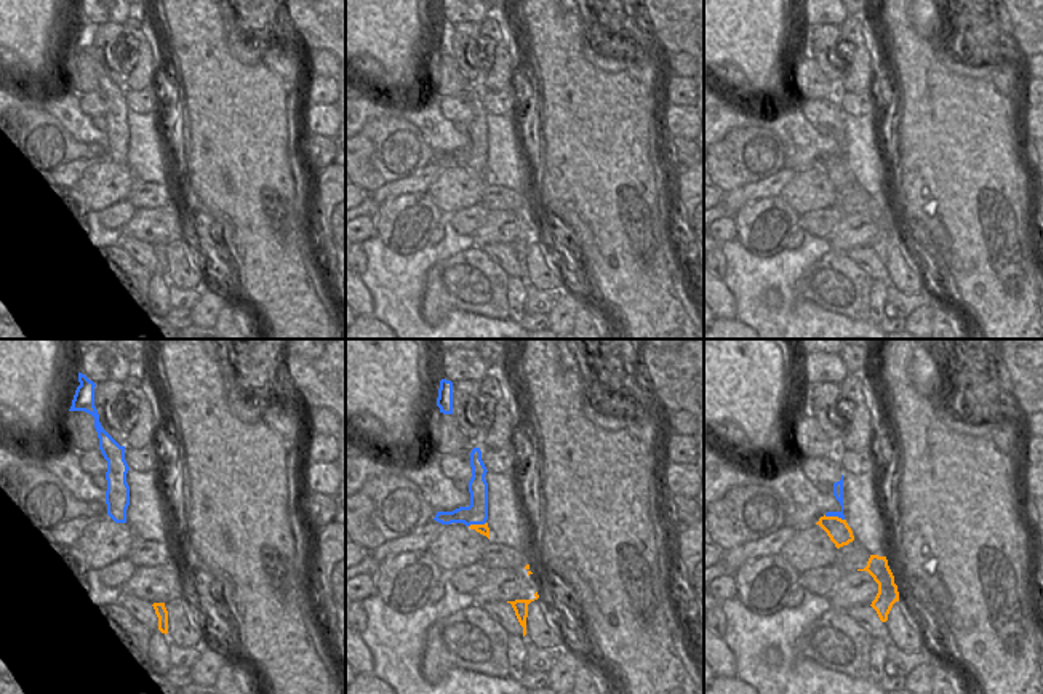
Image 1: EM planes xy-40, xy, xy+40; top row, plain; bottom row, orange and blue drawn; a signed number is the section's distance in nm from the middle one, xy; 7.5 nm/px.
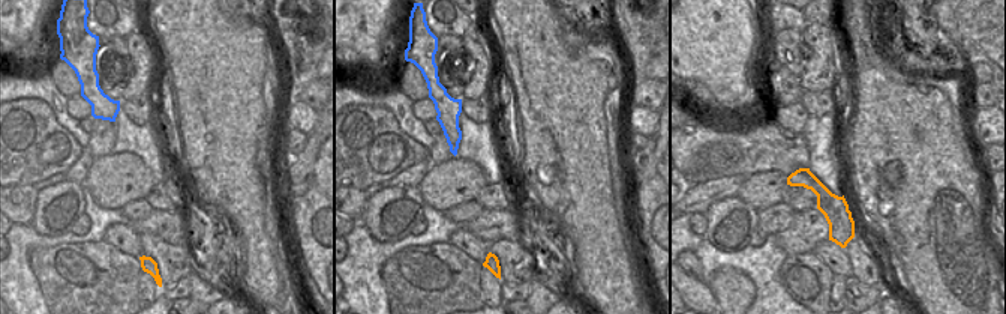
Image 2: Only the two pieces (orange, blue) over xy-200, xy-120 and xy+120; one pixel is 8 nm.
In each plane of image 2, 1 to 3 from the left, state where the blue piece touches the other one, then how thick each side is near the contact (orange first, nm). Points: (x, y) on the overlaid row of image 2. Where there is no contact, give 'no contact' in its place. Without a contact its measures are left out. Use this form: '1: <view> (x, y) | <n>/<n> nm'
1: no contact
2: no contact
3: no contact

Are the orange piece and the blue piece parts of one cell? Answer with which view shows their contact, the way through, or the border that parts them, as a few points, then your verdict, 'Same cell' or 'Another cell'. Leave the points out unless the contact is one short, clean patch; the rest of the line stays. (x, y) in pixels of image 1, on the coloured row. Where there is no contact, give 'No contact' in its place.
Touches orange in xy+40. Boundary: xy+40 (824, 515), (837, 515), (843, 520). Another cell

